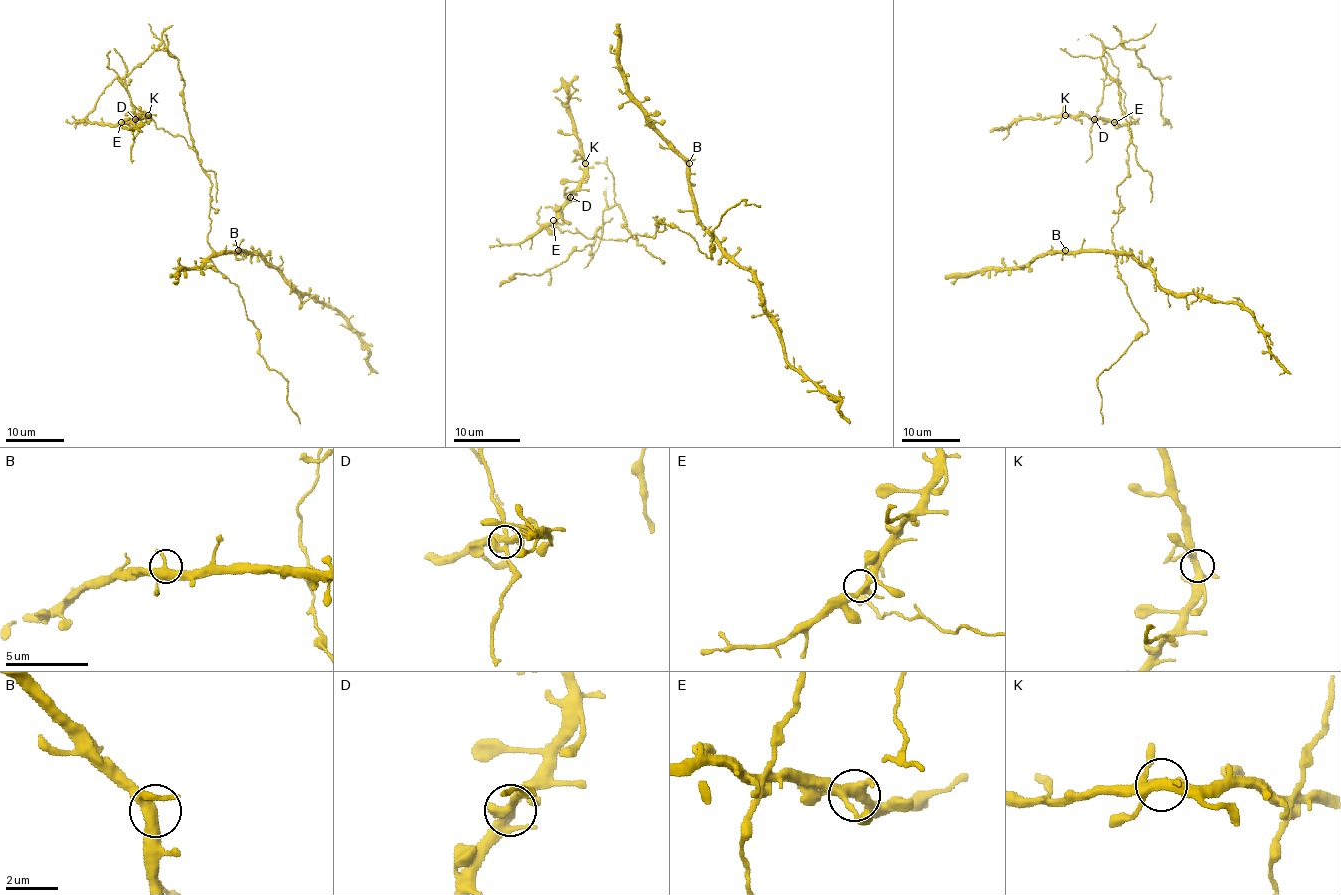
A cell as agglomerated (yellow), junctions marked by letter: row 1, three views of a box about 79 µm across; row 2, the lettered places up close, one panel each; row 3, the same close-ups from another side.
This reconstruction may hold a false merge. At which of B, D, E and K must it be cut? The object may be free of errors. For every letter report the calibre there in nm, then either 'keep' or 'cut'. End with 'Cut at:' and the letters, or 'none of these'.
B: calibre 360 nm; keep
D: calibre 400 nm; cut
E: calibre 340 nm; keep
K: calibre 340 nm; keep
Cut at: D

